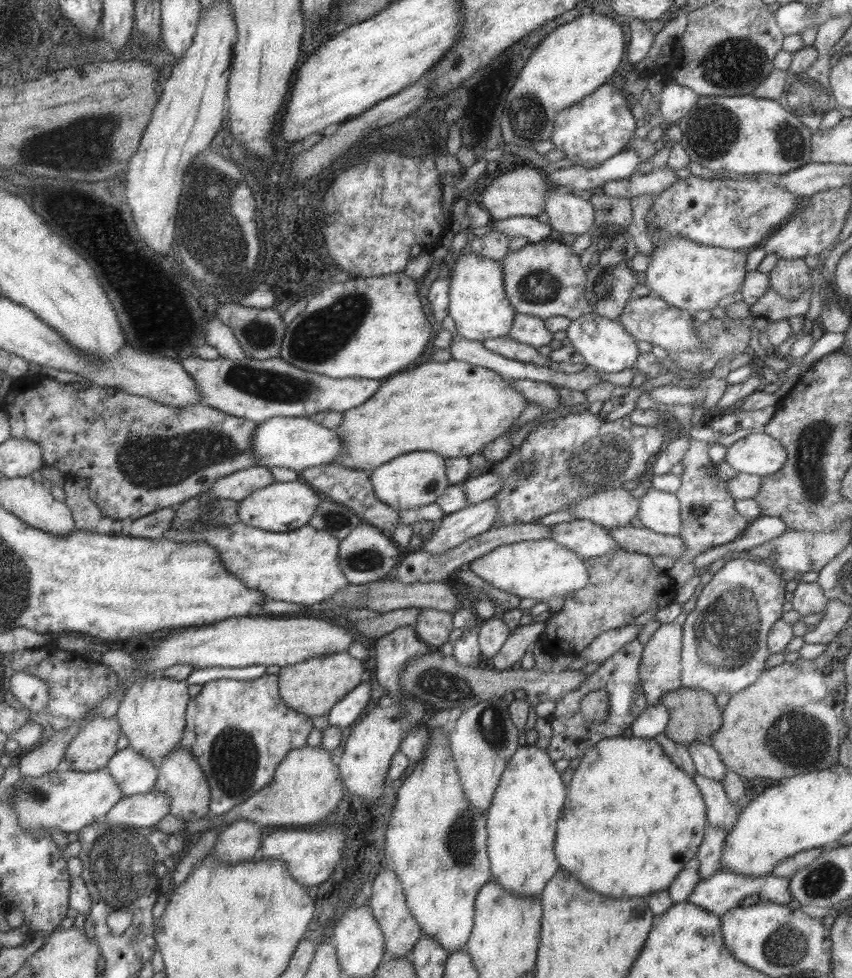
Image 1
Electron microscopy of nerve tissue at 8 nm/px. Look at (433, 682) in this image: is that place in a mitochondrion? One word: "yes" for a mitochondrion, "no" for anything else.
yes

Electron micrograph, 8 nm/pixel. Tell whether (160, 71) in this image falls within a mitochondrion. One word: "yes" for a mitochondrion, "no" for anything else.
no

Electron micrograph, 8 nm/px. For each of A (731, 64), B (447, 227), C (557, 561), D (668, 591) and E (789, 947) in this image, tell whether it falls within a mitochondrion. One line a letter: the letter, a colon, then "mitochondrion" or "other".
A: mitochondrion
B: other
C: other
D: other
E: mitochondrion

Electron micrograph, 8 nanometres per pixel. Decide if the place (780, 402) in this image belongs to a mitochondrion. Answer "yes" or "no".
no

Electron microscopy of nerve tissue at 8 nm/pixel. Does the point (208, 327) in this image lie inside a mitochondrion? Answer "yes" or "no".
no

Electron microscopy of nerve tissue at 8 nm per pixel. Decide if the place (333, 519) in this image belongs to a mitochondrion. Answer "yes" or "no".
yes

